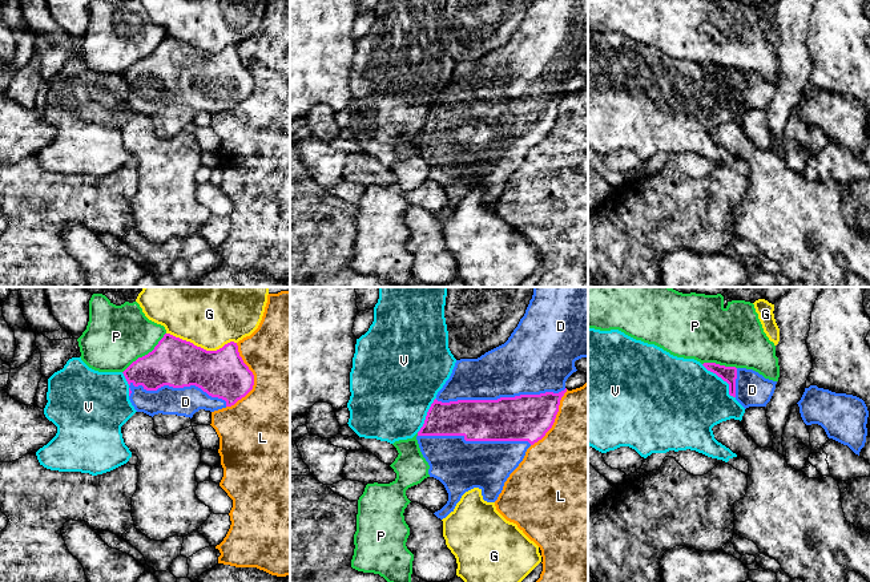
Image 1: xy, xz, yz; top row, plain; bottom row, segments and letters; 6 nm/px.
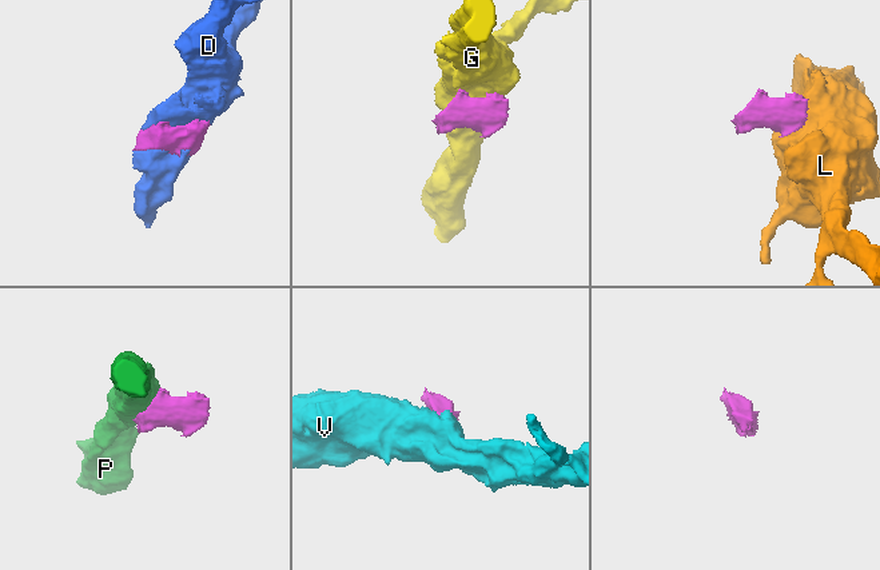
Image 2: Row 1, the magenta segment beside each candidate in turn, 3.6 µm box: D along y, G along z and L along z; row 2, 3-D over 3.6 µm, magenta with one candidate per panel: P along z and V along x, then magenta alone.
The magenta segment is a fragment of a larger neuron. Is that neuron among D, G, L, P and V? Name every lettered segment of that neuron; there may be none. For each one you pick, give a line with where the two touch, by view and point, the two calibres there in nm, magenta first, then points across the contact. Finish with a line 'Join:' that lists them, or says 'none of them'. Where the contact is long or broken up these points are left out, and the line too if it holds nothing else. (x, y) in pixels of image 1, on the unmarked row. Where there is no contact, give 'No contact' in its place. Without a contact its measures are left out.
D: Touches magenta at xz (500, 100). Thickness 280 nm (magenta) against 360 nm
Join: D

